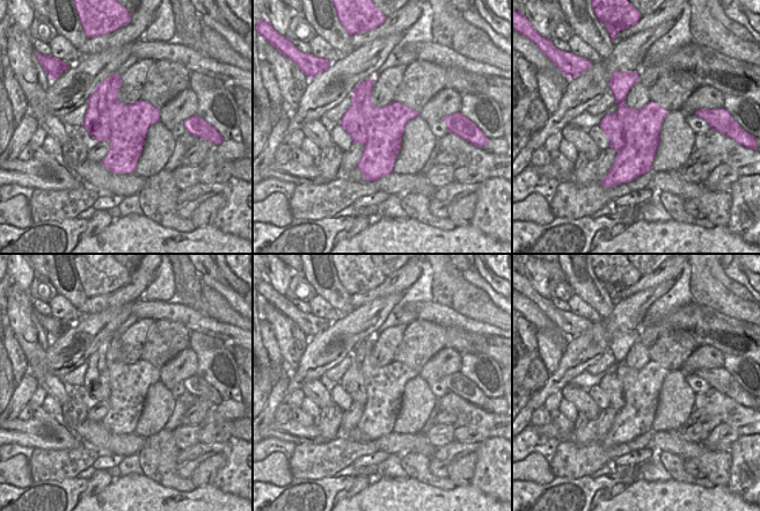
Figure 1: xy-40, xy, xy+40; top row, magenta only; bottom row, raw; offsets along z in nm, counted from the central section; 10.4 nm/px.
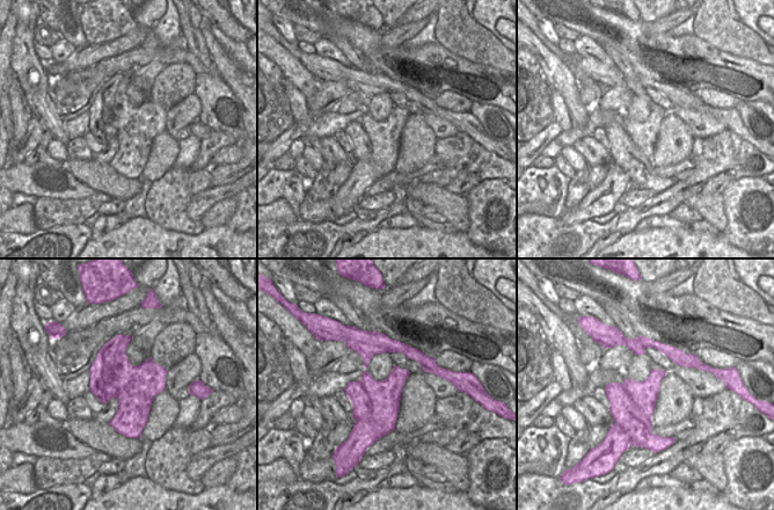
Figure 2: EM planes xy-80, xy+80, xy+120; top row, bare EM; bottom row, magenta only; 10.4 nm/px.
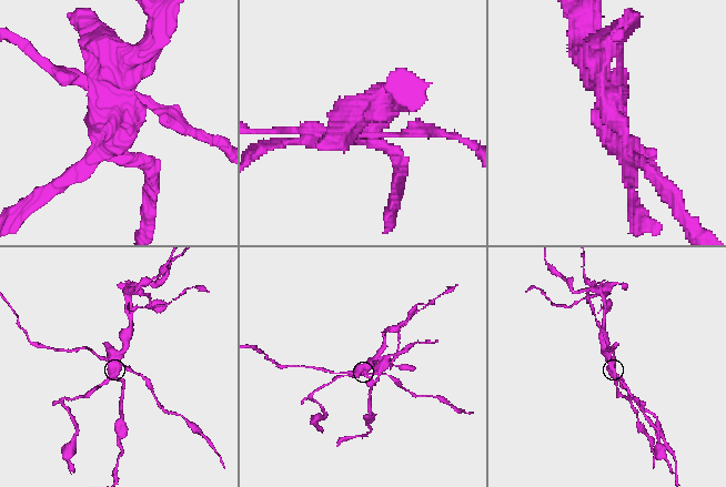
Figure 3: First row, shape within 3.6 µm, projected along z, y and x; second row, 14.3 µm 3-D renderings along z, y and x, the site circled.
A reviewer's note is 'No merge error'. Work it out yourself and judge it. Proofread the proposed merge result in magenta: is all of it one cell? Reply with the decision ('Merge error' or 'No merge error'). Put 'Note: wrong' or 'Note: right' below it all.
Merge error.
Note: wrong

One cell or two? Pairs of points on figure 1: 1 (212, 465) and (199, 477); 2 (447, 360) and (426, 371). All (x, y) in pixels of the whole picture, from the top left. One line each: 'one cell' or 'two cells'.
1: one cell
2: one cell

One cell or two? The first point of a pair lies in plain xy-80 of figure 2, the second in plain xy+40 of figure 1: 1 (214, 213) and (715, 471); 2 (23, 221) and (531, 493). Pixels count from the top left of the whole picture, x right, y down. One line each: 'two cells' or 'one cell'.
1: one cell
2: two cells

